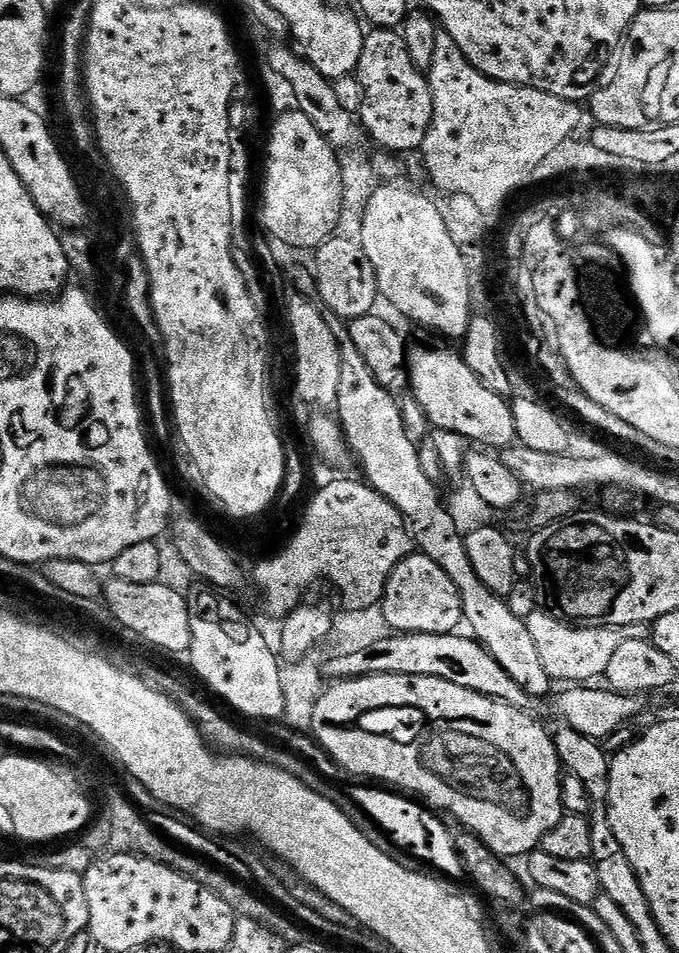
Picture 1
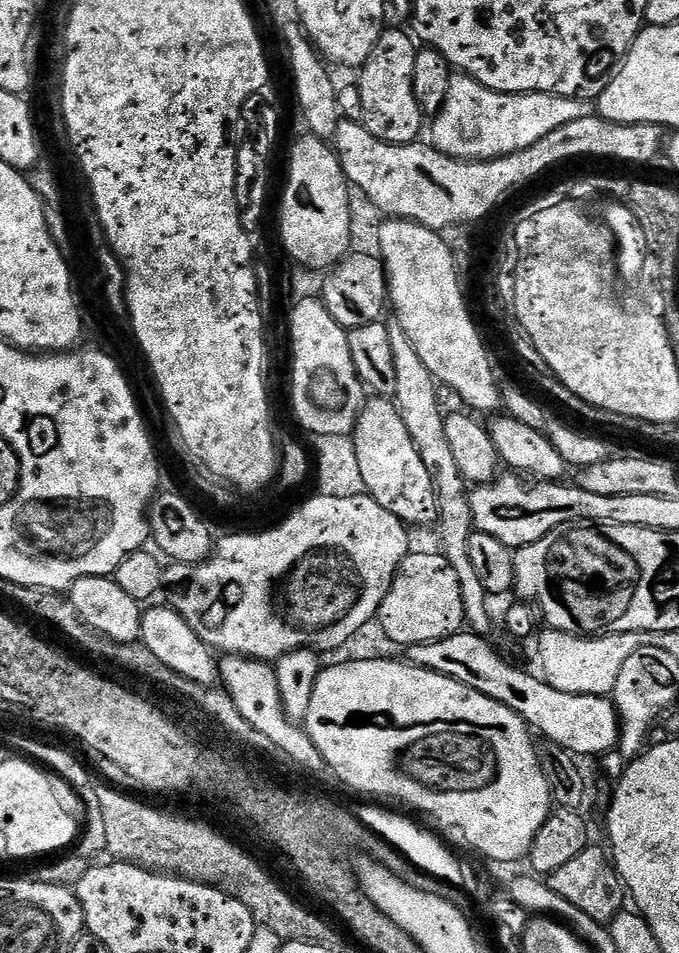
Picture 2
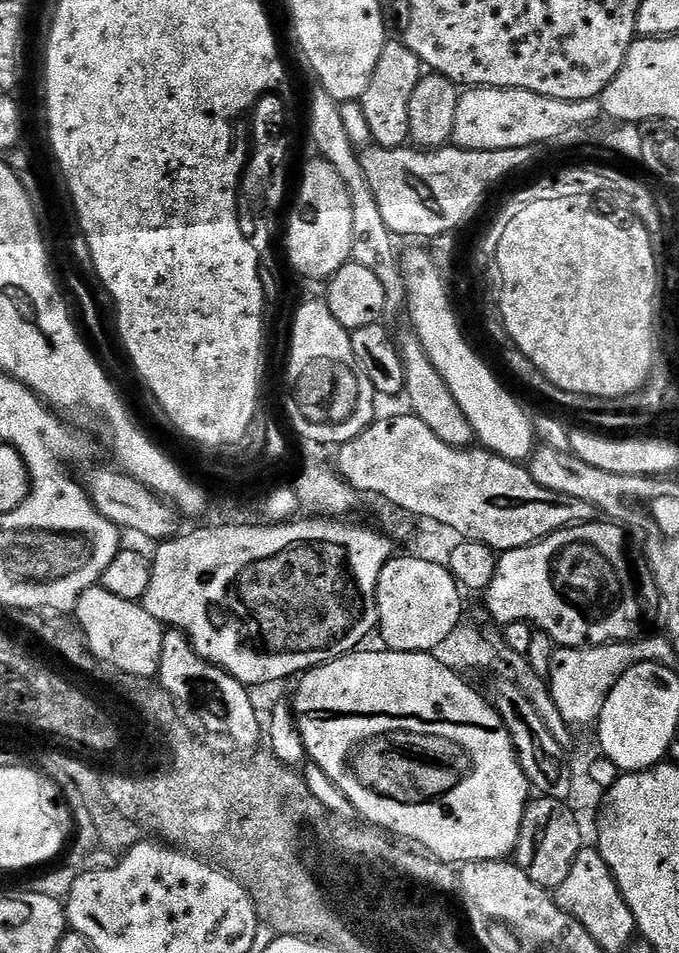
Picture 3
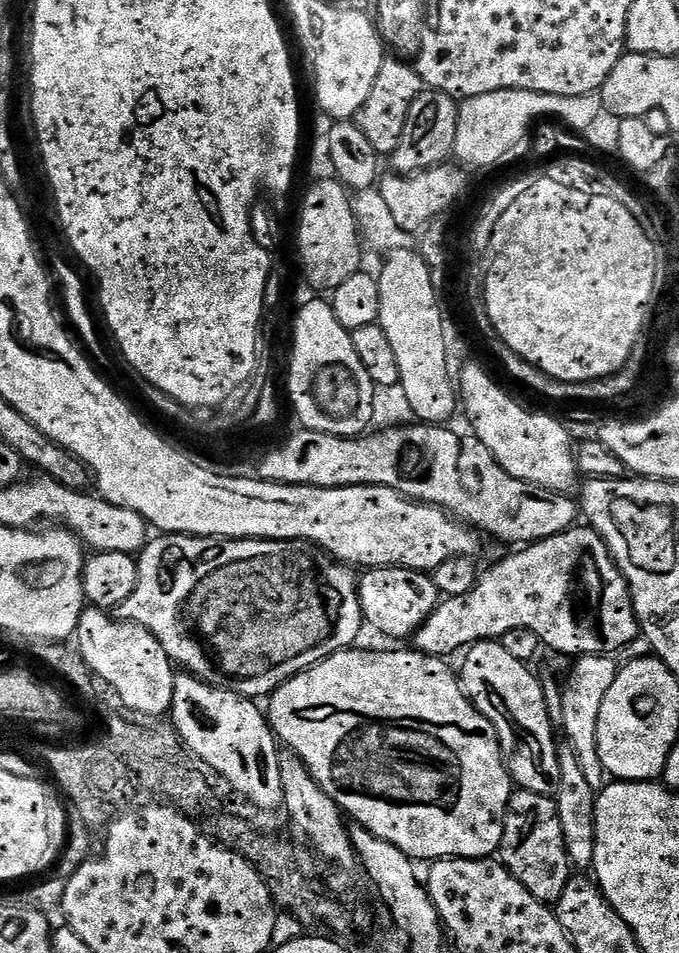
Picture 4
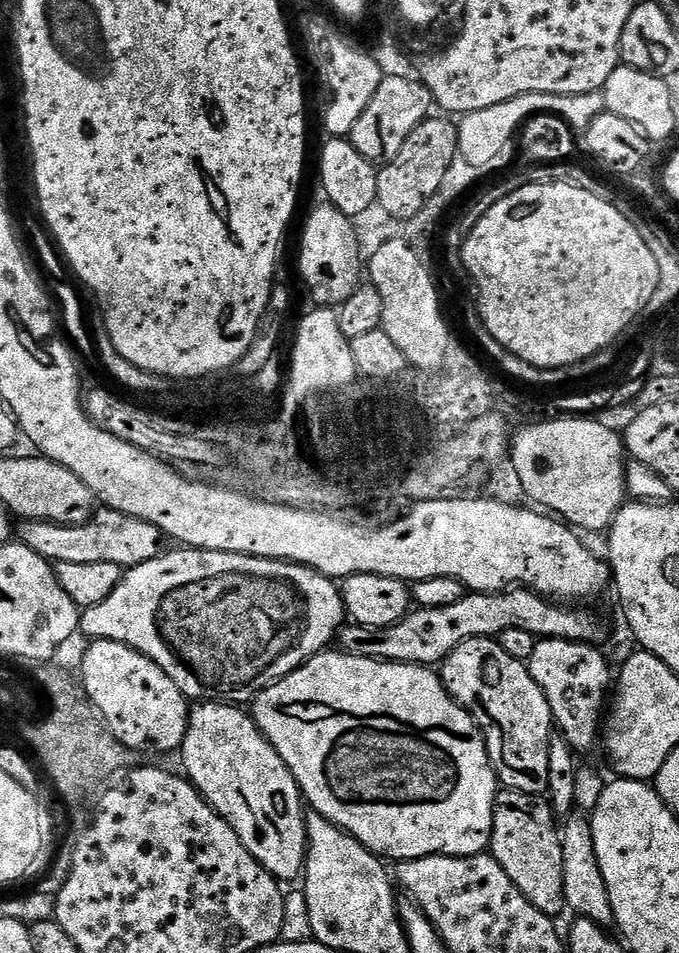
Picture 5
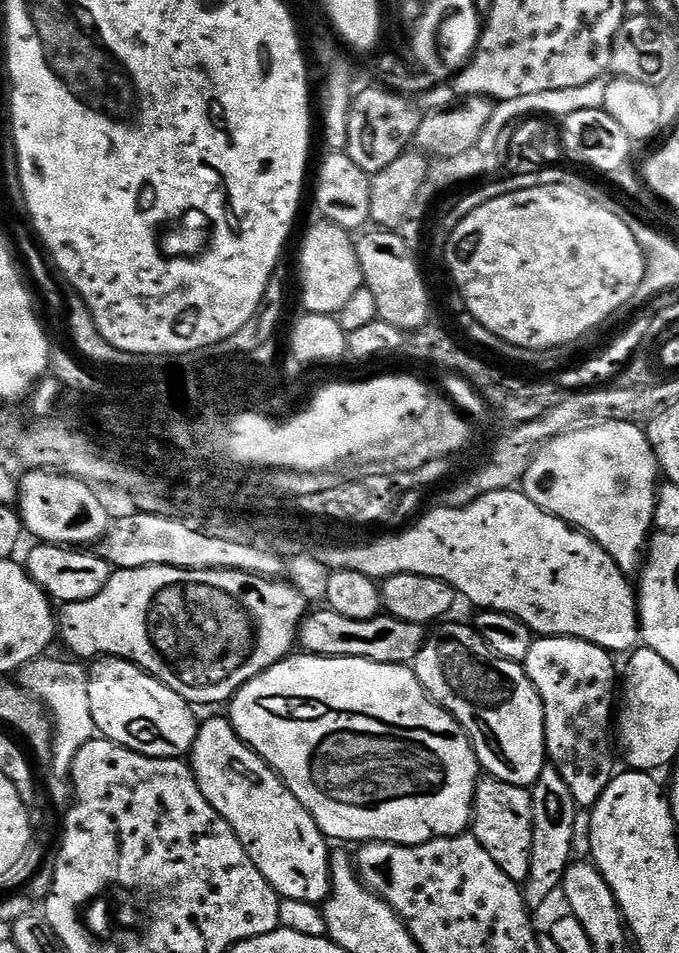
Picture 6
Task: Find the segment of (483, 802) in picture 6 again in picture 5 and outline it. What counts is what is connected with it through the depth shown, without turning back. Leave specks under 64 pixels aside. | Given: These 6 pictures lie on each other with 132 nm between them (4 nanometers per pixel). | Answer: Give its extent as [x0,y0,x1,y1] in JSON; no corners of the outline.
[490,790,566,918]

